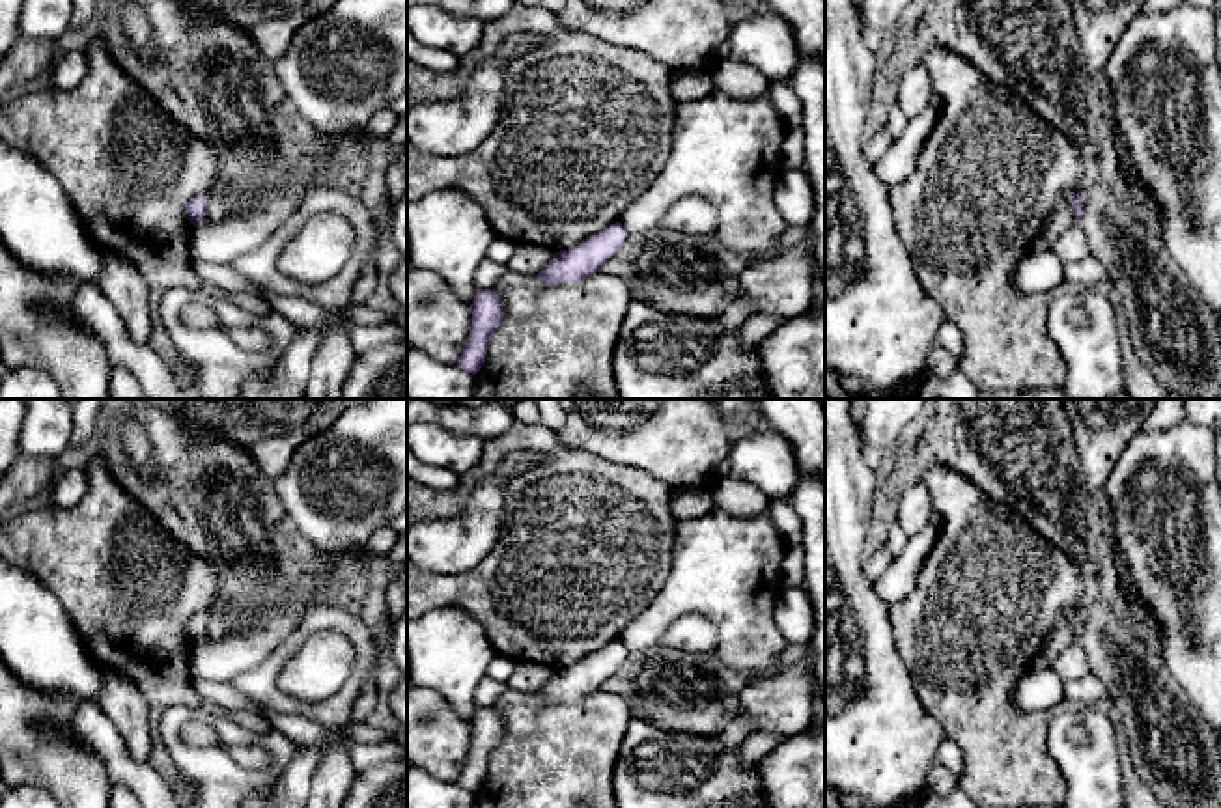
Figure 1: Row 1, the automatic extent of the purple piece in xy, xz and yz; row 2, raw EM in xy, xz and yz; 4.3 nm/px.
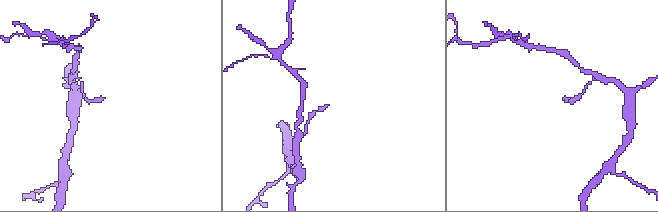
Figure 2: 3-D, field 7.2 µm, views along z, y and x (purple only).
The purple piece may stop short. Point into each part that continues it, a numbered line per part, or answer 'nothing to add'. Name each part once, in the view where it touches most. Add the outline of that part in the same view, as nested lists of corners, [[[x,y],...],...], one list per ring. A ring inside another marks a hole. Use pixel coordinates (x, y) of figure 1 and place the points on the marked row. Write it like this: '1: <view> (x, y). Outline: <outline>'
nothing to add

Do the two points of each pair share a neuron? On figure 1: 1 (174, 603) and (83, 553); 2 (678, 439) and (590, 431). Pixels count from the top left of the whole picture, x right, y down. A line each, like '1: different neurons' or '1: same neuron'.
1: same neuron
2: same neuron

